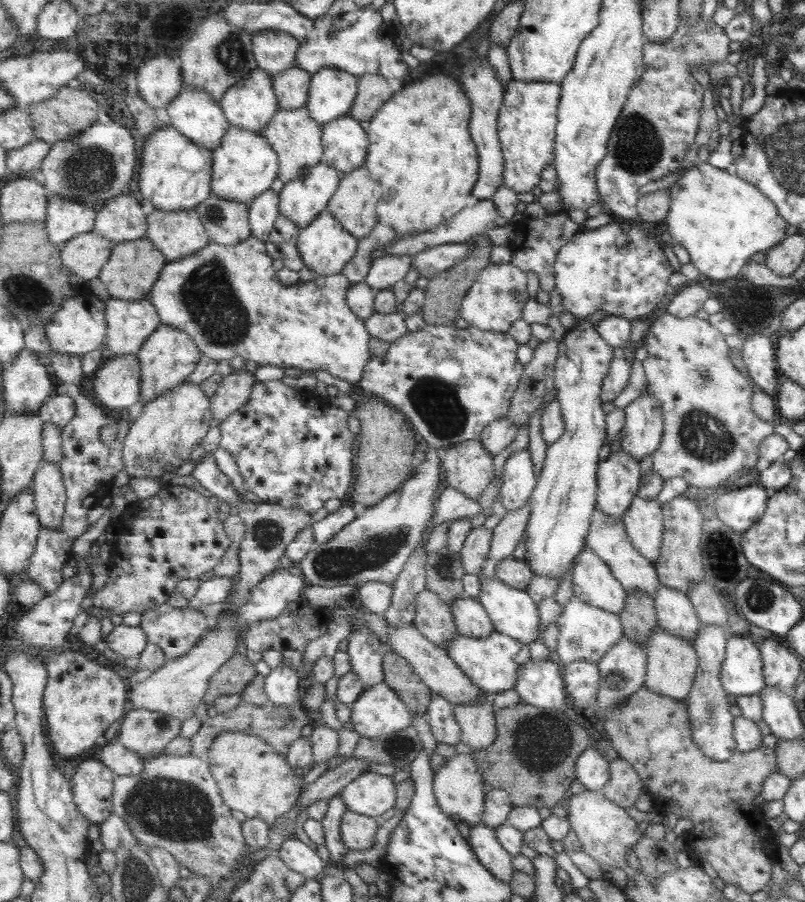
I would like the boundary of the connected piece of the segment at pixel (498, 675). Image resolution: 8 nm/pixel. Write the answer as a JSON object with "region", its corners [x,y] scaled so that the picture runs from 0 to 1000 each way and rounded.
{"region":[[[617,698],[605,707],[588,707],[570,702],[557,712],[554,721],[588,757],[611,771],[624,765],[637,765],[645,754],[647,738],[660,732],[657,713]]]}

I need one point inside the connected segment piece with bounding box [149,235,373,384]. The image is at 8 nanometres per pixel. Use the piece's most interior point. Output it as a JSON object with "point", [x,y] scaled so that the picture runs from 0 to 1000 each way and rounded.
{"point":[284,331]}

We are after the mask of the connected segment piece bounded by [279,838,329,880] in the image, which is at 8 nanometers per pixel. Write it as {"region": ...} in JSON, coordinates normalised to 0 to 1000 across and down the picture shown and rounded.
{"region":[[[368,929],[354,930],[347,945],[354,960],[359,960],[381,976],[396,972],[404,961],[409,960],[409,957],[399,953],[399,949],[386,938]]]}

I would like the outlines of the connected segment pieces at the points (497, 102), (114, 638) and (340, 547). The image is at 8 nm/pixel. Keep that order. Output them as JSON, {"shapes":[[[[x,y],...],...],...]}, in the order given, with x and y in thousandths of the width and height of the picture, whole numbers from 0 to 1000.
{"shapes":[[[[589,62],[585,69],[578,71],[573,91],[586,113],[586,149],[594,164],[594,170],[596,171],[596,197],[586,211],[586,216],[594,222],[610,222],[615,217],[615,213],[627,205],[627,176],[621,156],[621,144],[619,143],[621,122],[626,115],[626,93],[619,85],[612,72],[607,70],[607,64],[604,63],[594,67],[593,62]]],[[[150,692],[142,694],[137,703],[127,707],[148,729],[173,728],[184,715],[184,705],[175,693],[170,695]]],[[[533,498],[529,510],[518,519],[513,530],[504,532],[467,560],[457,562],[451,572],[440,574],[412,599],[395,604],[371,624],[384,649],[416,652],[458,644],[489,647],[507,625],[508,618],[525,604],[530,594],[528,586],[539,572],[542,550],[545,551],[553,537],[550,500]]]]}

